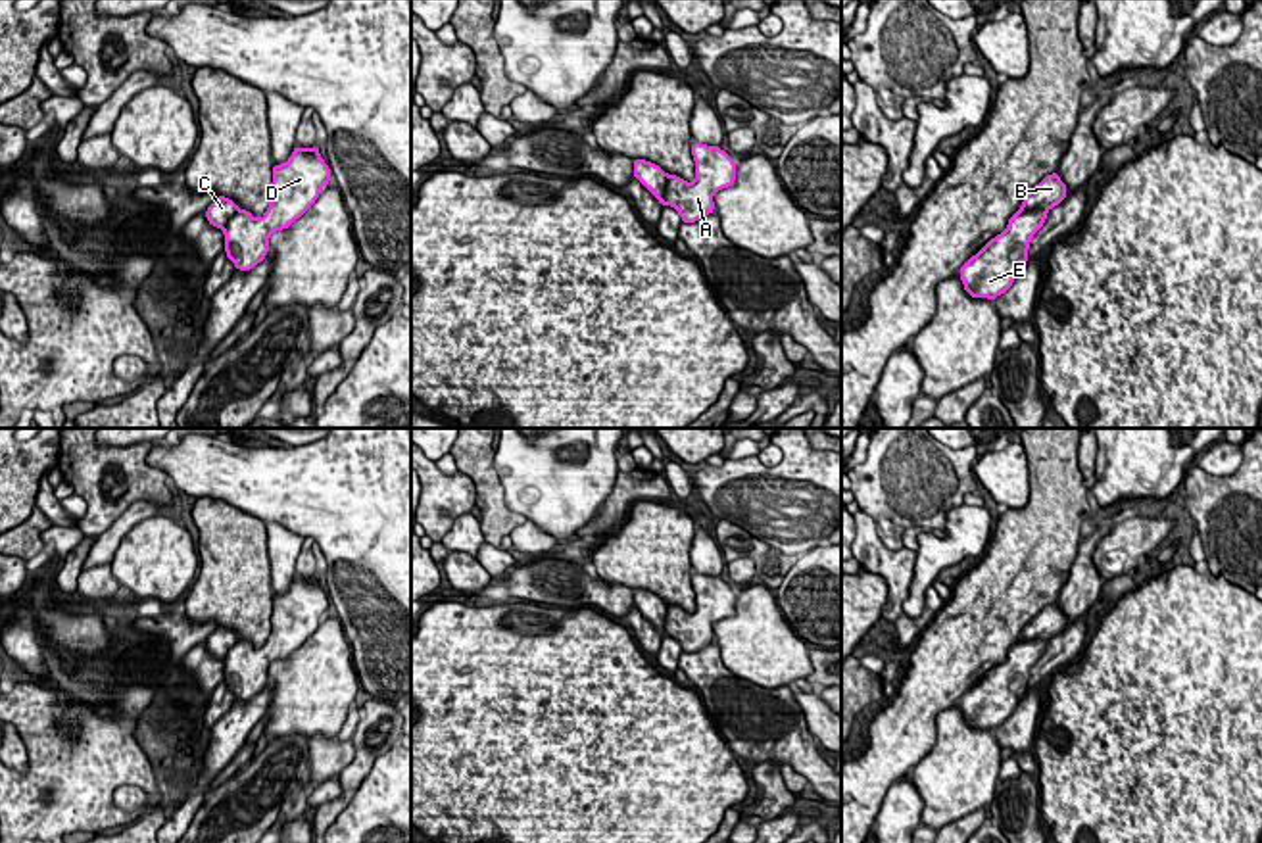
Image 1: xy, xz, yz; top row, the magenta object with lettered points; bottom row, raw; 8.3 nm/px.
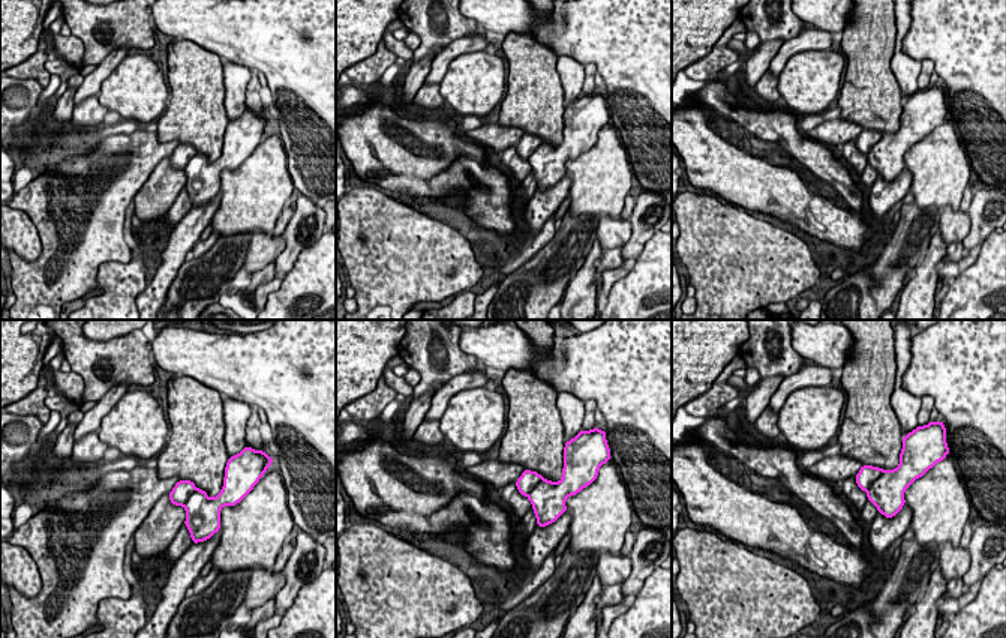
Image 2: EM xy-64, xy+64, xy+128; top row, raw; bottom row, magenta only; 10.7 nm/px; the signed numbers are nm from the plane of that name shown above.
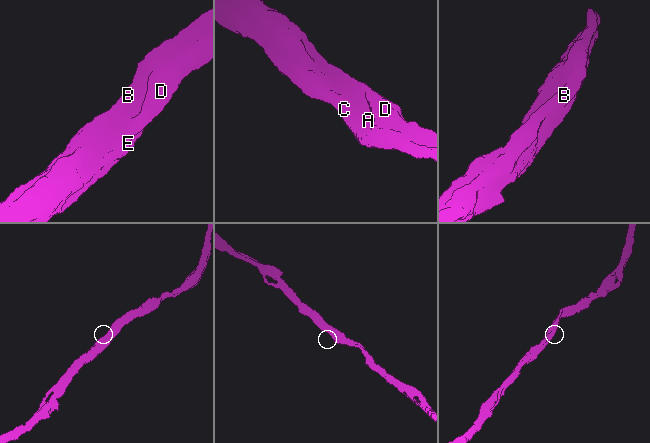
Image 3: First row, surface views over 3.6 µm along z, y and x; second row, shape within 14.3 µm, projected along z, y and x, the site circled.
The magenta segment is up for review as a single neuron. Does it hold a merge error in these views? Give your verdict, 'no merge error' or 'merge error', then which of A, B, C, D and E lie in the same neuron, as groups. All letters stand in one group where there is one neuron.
no merge error | A B C D E

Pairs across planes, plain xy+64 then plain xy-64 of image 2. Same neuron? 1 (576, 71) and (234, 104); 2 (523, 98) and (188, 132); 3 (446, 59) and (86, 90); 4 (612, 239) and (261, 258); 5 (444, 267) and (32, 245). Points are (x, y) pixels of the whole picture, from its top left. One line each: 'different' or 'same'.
1: same
2: same
3: same
4: same
5: different

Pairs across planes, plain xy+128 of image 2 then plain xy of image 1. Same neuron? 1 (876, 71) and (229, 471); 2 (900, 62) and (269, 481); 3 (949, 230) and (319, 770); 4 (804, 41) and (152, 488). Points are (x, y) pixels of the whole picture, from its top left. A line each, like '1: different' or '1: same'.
1: different
2: different
3: same
4: different

